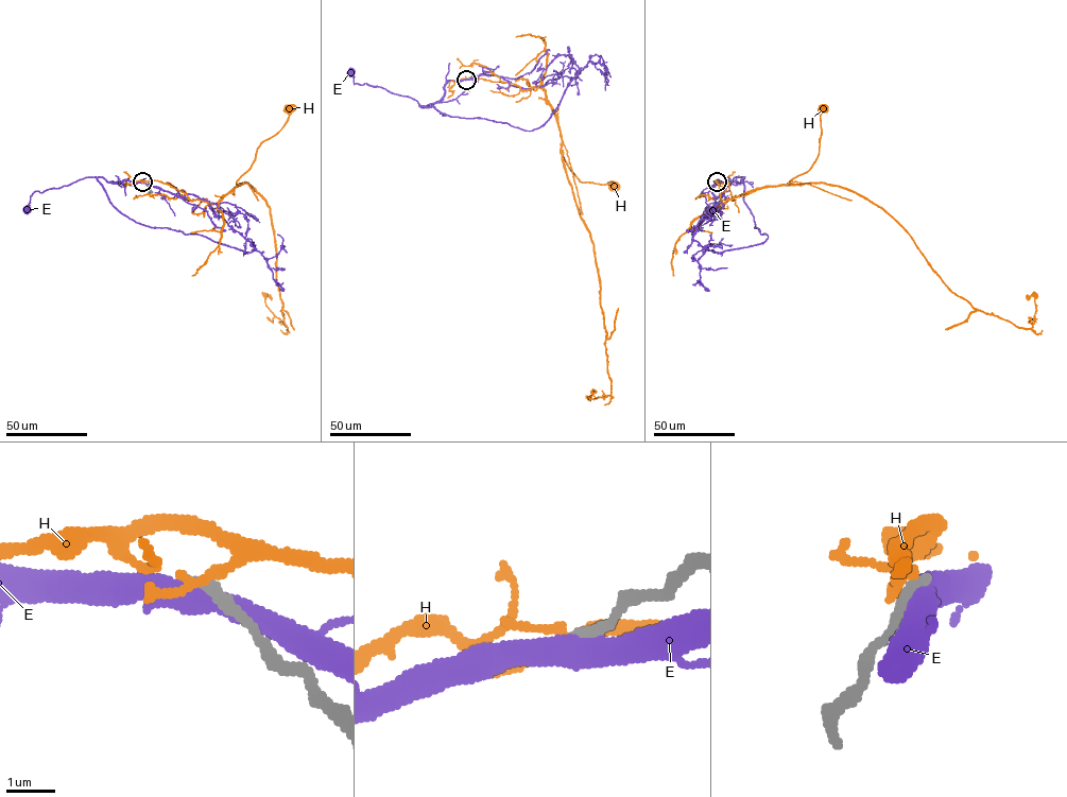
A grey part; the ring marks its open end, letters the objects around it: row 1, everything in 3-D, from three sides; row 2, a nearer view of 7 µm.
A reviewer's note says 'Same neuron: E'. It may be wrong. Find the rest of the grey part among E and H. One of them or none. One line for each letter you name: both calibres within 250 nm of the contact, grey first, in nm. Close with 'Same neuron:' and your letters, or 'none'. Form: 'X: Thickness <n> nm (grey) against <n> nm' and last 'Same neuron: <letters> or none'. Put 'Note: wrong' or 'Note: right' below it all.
Same neuron: none
Note: wrong

